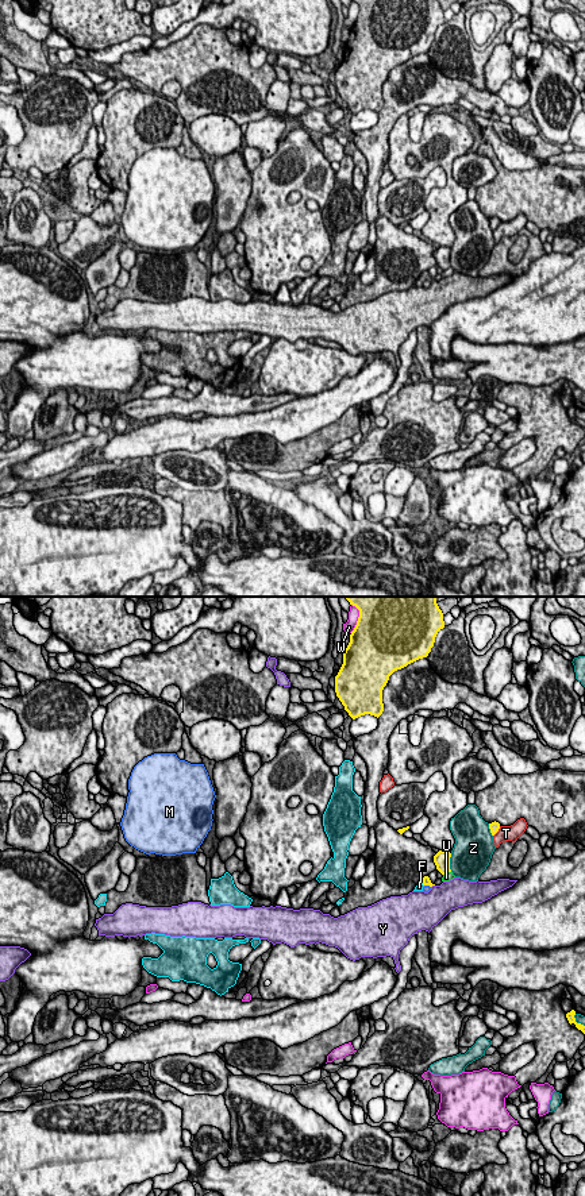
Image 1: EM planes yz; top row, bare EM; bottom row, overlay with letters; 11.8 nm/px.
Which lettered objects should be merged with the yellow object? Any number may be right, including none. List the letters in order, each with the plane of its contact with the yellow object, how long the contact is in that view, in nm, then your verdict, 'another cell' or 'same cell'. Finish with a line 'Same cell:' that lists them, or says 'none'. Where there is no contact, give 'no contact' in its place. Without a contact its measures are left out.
F: yz | 90 nm | same cell
M: yz | 90 nm | another cell
T: yz | 150 nm | another cell
U: yz | 110 nm | another cell
W: yz | 360 nm | another cell
Y: yz | 60 nm | another cell
Z: yz | 220 nm | another cell
Same cell: F

